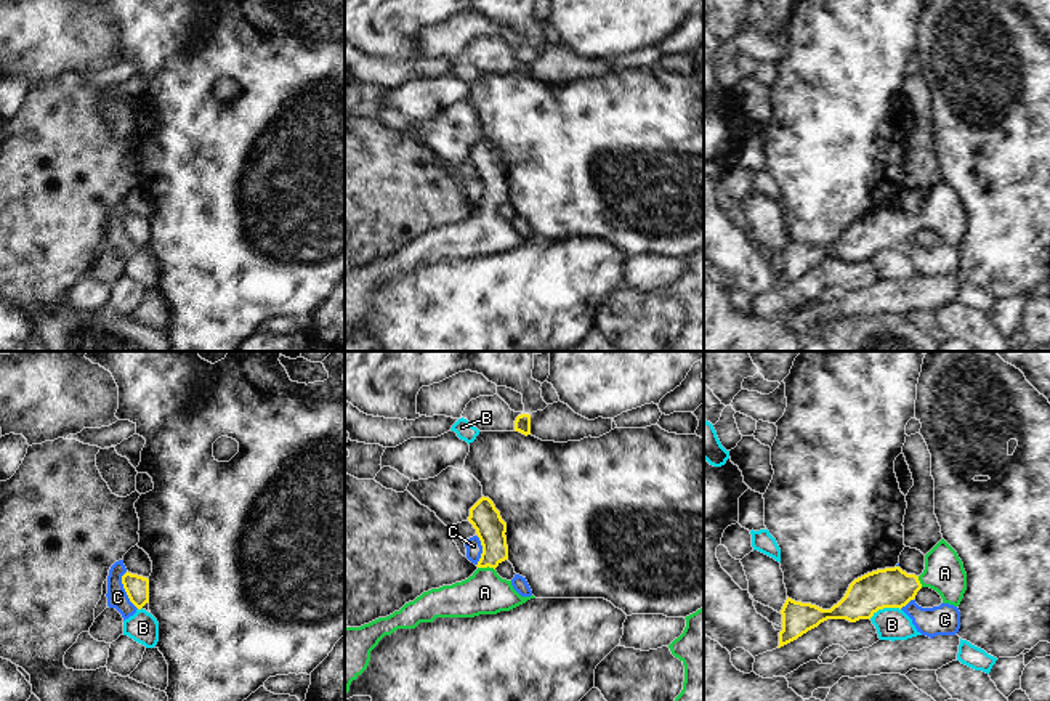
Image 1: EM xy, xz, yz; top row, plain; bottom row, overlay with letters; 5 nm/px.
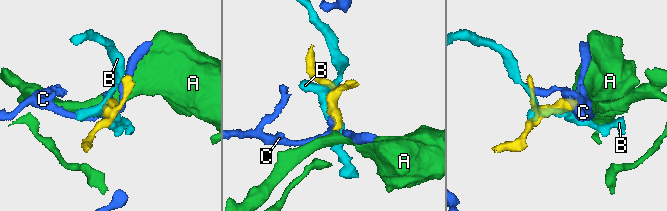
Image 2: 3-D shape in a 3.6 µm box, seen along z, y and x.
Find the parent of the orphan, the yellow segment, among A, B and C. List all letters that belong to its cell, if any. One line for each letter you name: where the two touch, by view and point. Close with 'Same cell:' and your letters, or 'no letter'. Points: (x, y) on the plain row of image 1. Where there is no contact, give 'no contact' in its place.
A: meets yellow in xz at (486, 207)
Same cell: A

